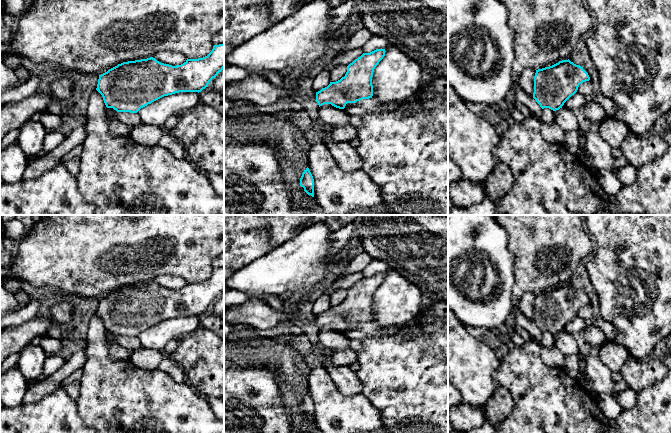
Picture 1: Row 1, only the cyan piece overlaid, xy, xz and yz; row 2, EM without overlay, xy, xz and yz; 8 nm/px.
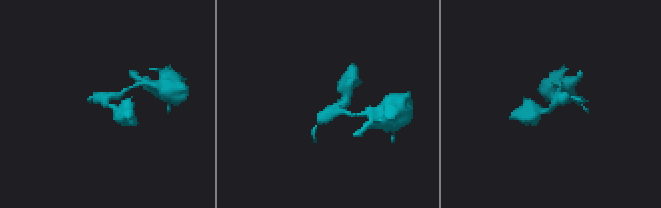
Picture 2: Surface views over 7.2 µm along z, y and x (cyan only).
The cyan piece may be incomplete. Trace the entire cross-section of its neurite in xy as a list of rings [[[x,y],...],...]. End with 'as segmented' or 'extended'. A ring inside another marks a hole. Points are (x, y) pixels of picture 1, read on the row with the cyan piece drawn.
[[[224,44],[214,45],[212,51],[203,58],[187,59],[183,64],[172,66],[150,57],[147,59],[128,61],[118,64],[107,72],[99,75],[96,90],[102,95],[107,108],[117,112],[137,113],[141,108],[168,95],[179,92],[201,92],[209,82],[224,69]]] | as segmented

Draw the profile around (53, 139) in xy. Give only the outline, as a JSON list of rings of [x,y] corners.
[[[55,130],[47,133],[43,141],[42,151],[49,153],[58,147],[64,141],[65,137],[66,132],[62,130]]]

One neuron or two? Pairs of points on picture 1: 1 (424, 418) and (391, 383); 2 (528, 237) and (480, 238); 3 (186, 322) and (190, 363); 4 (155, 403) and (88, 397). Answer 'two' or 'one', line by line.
1: one
2: two
3: two
4: one

